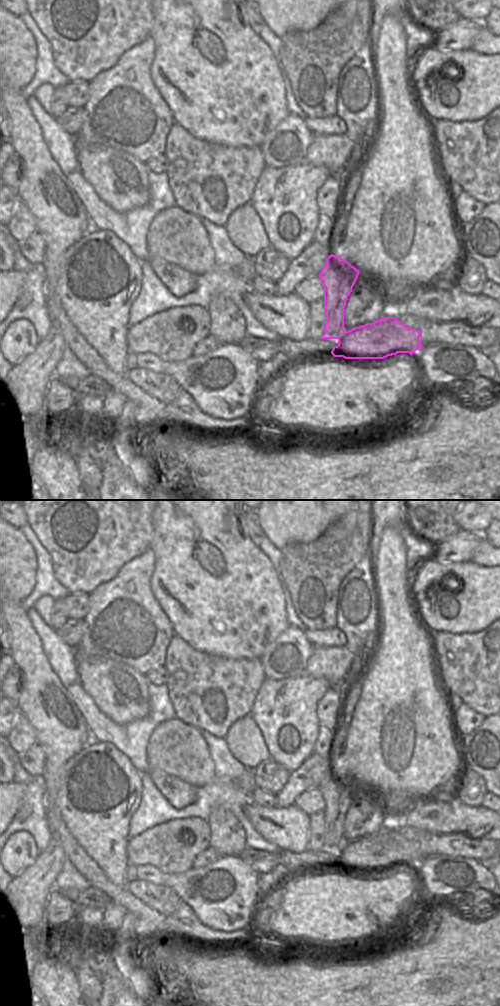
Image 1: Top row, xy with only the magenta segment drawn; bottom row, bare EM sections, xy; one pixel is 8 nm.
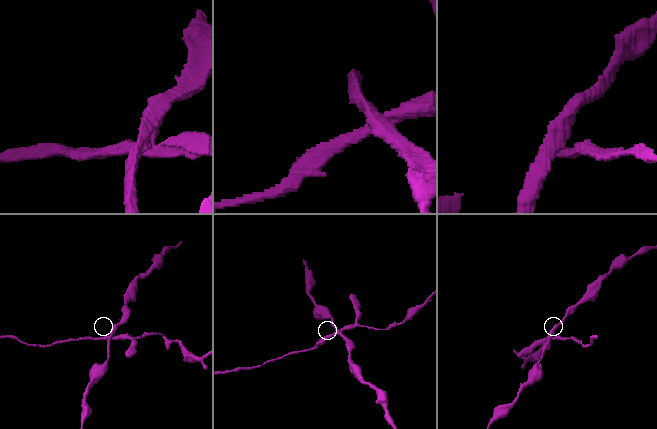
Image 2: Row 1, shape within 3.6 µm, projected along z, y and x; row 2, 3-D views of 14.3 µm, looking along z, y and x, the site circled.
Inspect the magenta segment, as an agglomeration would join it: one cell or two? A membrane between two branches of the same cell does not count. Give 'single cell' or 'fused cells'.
fused cells

